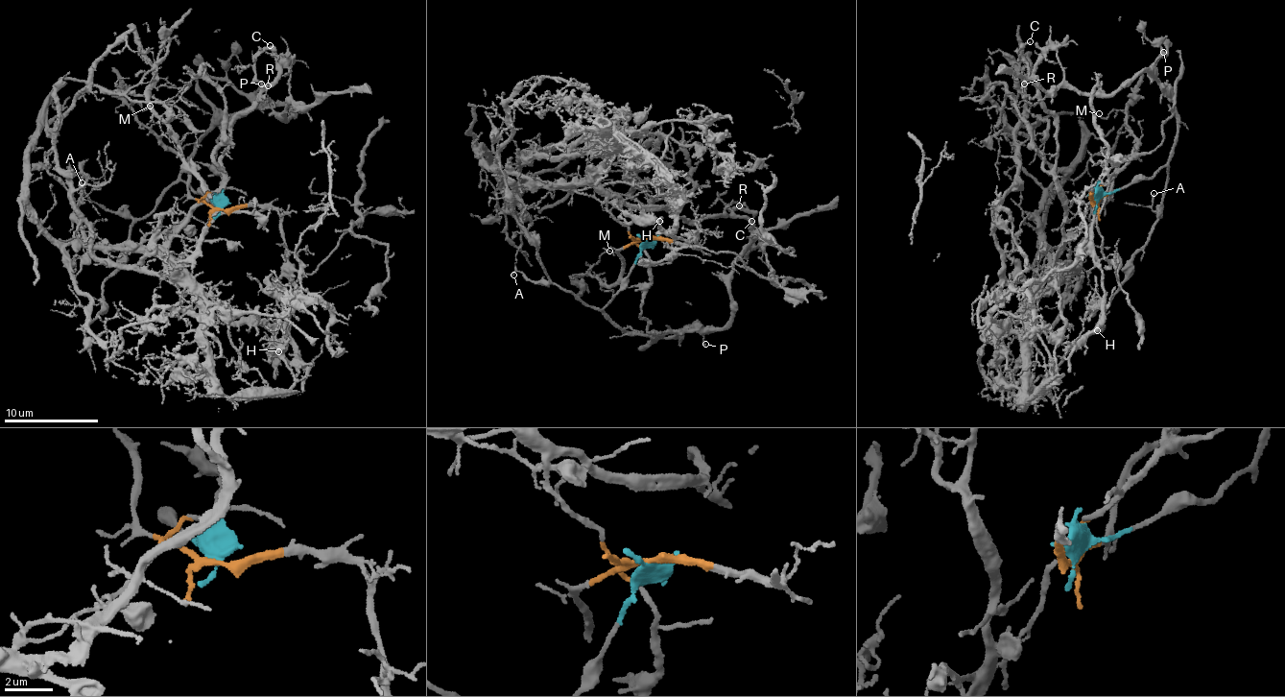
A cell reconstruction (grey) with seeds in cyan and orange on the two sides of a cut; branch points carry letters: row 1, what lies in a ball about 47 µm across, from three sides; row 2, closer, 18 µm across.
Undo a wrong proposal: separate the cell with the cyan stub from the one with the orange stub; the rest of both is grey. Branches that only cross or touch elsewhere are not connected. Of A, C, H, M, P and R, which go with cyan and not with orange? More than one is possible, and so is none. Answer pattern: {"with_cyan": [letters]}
{"with_cyan": ["A", "P"]}

